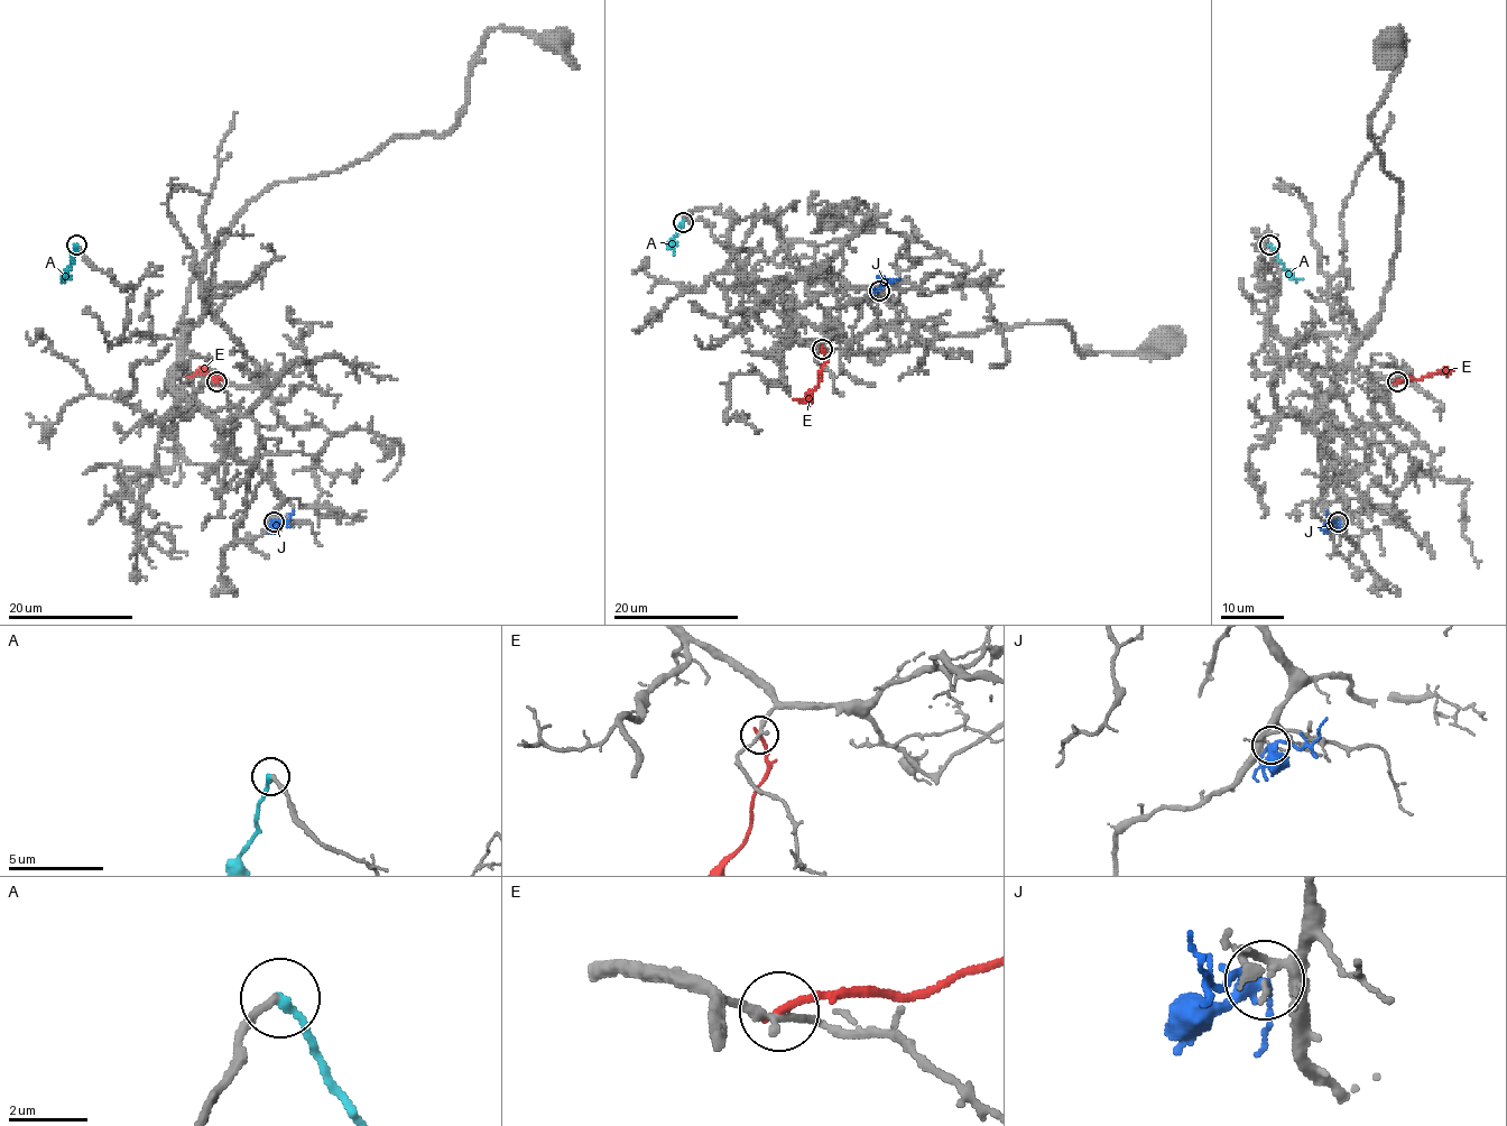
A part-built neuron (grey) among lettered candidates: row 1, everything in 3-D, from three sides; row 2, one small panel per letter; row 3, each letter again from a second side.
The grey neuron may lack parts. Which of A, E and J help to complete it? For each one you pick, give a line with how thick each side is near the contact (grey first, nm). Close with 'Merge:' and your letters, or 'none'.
Merge: none

